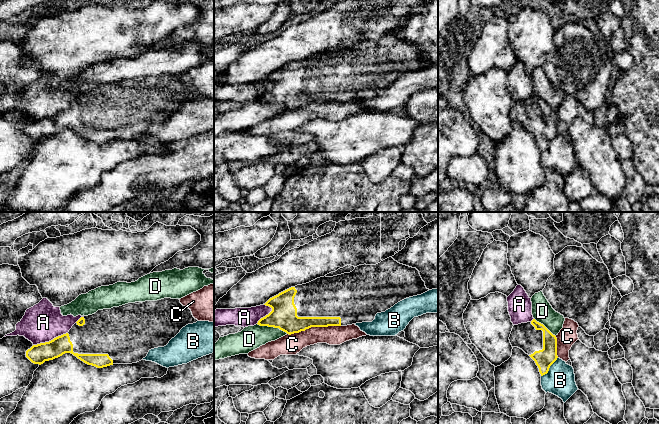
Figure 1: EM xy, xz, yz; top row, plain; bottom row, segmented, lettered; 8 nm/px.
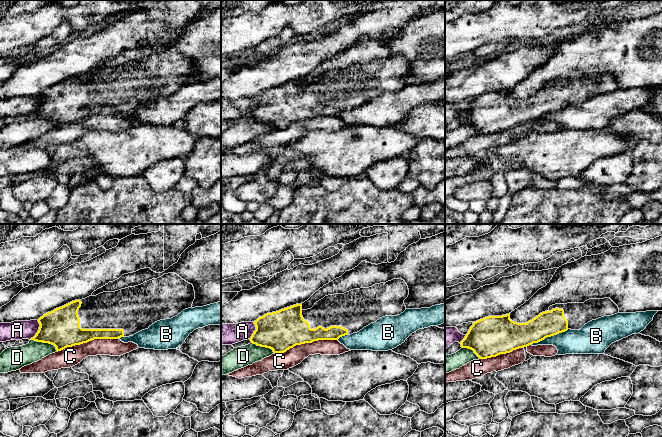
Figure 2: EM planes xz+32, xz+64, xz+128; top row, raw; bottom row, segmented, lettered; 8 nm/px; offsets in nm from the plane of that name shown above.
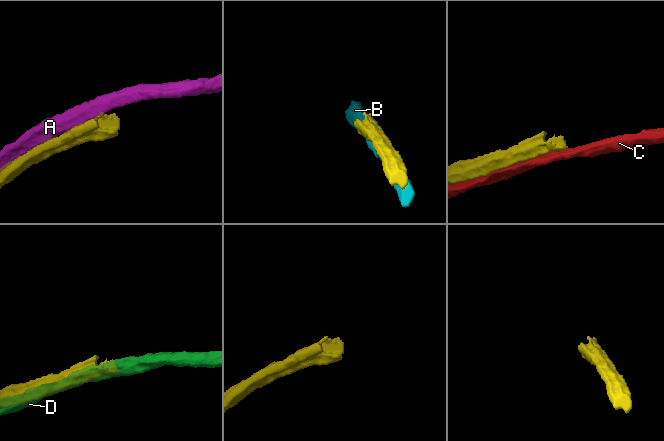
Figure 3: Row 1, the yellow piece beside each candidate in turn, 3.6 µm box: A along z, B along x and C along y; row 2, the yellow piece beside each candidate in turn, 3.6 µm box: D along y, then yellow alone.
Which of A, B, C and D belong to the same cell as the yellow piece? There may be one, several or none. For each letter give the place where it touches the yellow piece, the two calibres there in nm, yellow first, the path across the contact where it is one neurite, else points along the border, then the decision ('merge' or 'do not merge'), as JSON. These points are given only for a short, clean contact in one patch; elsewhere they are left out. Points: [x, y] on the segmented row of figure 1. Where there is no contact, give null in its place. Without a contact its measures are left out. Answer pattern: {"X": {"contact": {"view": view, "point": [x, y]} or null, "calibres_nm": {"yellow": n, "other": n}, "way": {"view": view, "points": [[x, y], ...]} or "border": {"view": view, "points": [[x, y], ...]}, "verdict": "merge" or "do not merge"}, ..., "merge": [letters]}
{"A": {"contact": {"view": "xy", "point": [51, 340]}, "calibres_nm": {"yellow": 160, "other": 320}, "verdict": "do not merge"}, "B": {"contact": {"view": "yz", "point": [549, 367]}, "calibres_nm": {"yellow": 150, "other": 240}, "verdict": "do not merge"}, "C": {"contact": {"view": "xz", "point": [313, 326]}, "calibres_nm": {"yellow": 200, "other": 160}, "verdict": "do not merge"}, "D": {"contact": {"view": "xz", "point": [272, 326]}, "calibres_nm": {"yellow": 200, "other": 190}, "verdict": "do not merge"}, "merge": []}

